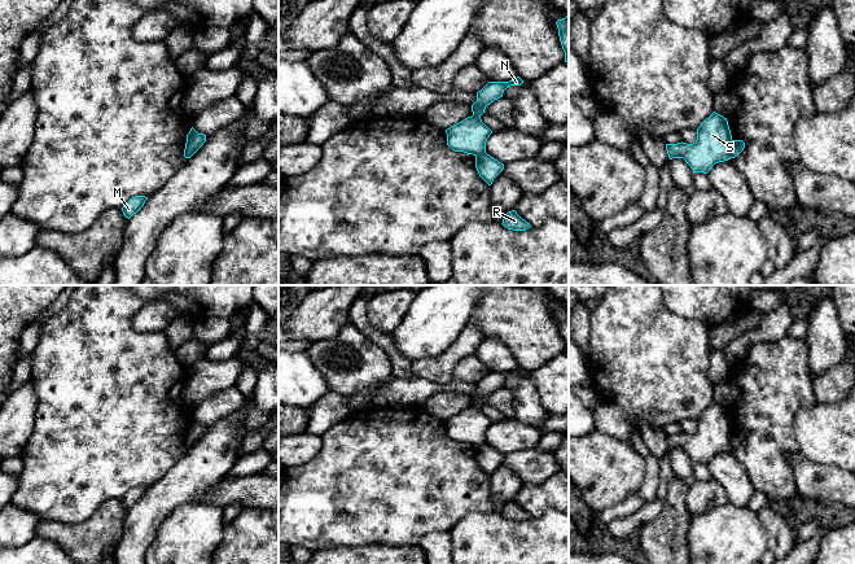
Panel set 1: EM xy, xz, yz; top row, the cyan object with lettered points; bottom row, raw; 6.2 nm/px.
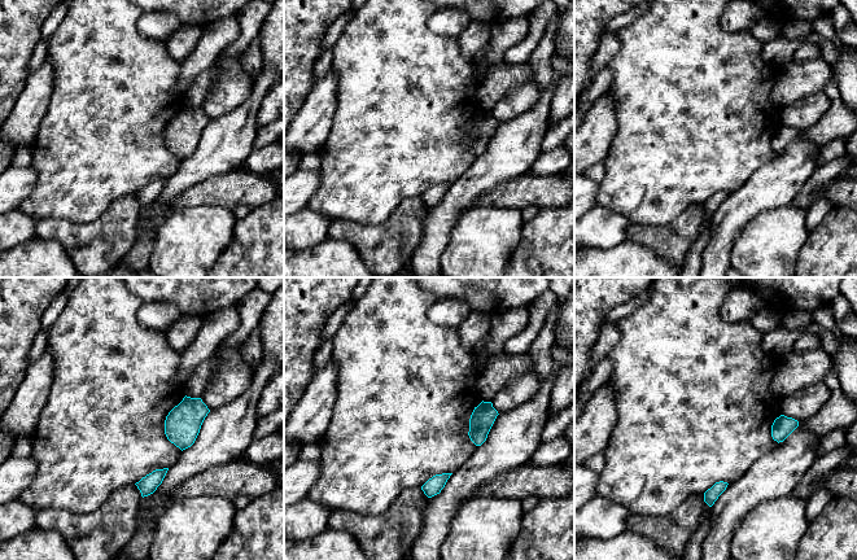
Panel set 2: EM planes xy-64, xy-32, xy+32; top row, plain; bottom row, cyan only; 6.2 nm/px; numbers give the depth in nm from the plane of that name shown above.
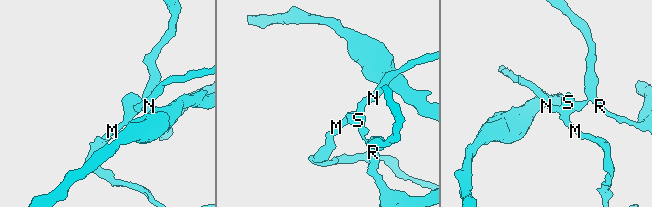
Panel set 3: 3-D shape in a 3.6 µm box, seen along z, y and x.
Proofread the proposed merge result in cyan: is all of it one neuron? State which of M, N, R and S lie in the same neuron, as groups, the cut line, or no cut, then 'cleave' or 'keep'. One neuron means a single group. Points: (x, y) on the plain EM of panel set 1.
M N S / R | yz (732, 431), (729, 434), (729, 447) | cleave

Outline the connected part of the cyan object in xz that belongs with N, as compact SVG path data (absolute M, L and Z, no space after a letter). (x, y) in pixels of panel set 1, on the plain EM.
M517 367L509 372L488 372L477 382L477 392L472 395L473 406L446 420L447 436L455 442L481 446L486 443L486 432L492 421L482 412L481 406L486 397L503 388L510 376L521 376L523 371Z

